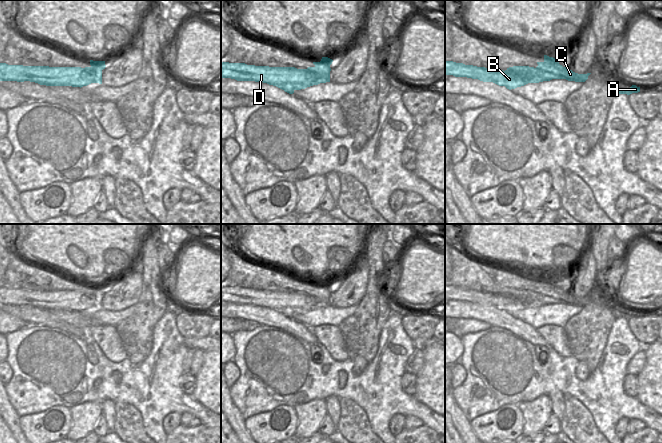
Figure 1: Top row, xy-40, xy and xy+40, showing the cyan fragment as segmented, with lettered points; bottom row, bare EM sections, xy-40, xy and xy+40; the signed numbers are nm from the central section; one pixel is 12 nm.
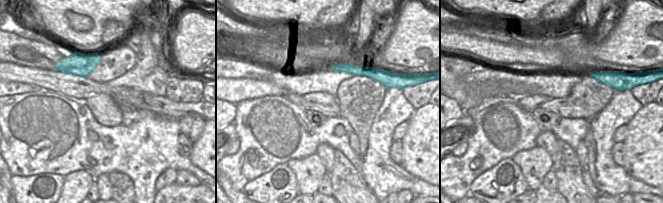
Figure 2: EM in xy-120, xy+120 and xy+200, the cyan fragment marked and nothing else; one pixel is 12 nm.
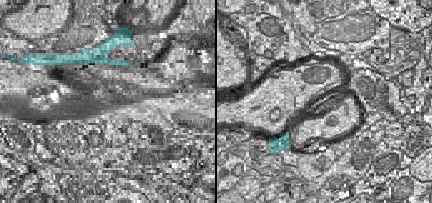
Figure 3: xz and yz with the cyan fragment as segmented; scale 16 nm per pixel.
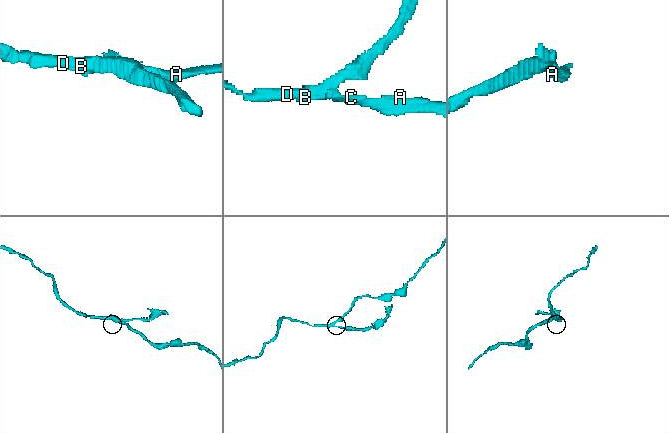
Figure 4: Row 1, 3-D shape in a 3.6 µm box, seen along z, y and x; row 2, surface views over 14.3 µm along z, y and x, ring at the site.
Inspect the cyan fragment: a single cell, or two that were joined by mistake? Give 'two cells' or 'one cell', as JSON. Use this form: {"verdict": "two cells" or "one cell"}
{"verdict": "two cells"}

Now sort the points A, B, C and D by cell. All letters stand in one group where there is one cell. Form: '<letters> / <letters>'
A C / B D

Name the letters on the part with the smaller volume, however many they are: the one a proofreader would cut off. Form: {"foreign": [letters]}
{"foreign": ["A", "C"]}

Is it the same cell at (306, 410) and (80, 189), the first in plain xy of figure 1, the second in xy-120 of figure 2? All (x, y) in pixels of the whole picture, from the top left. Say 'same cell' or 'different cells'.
same cell

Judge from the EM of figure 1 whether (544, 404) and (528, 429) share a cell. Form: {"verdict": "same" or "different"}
{"verdict": "same"}

